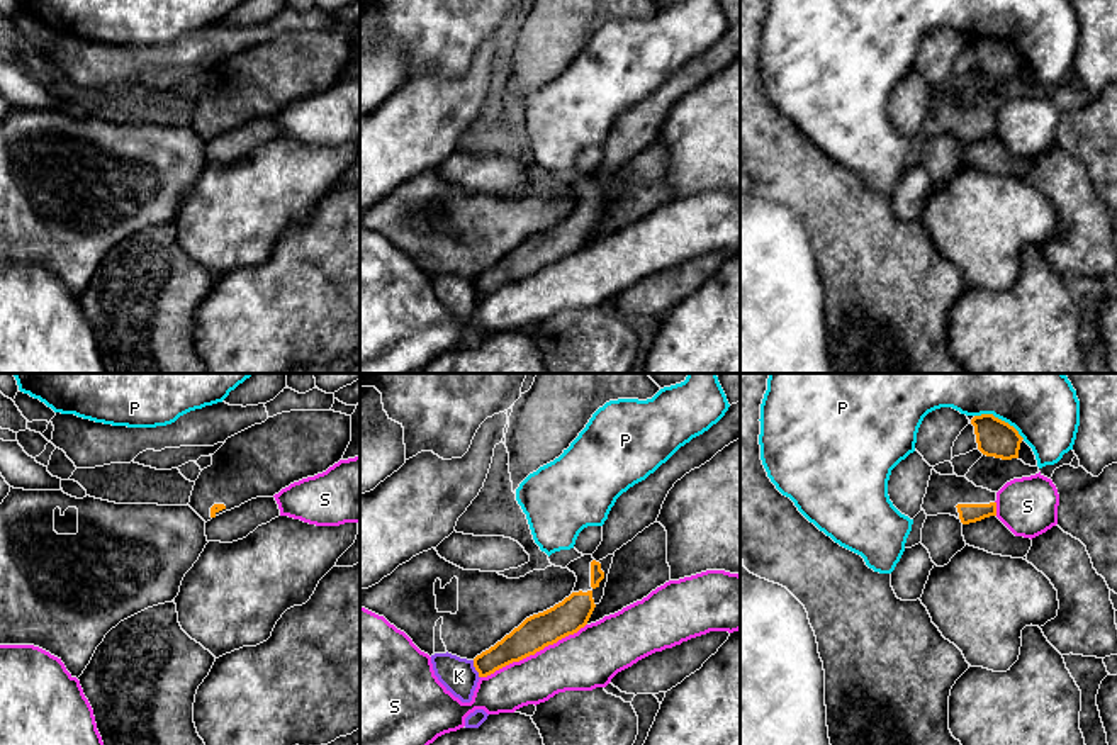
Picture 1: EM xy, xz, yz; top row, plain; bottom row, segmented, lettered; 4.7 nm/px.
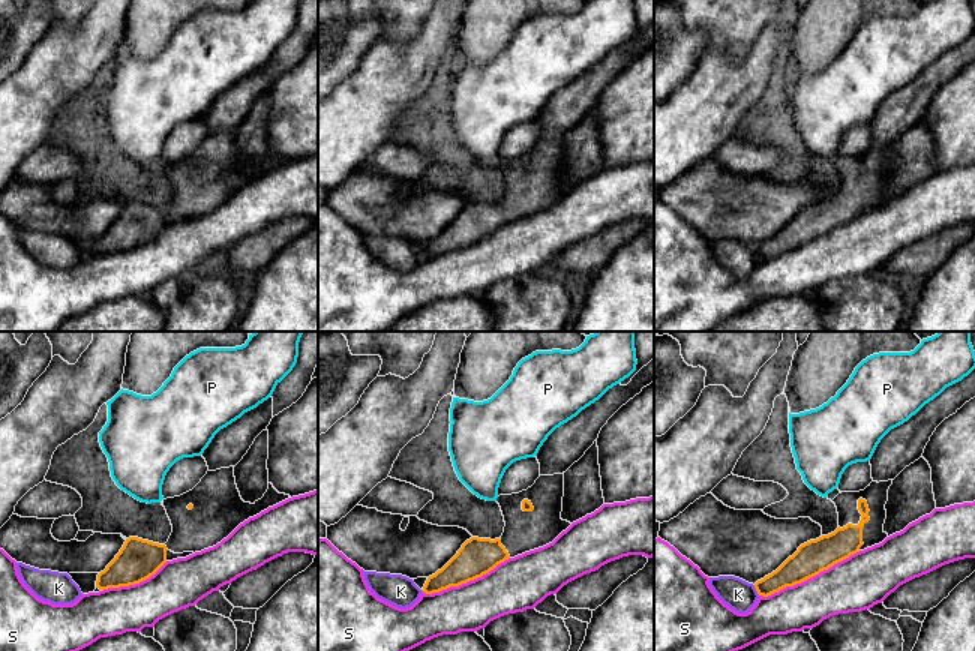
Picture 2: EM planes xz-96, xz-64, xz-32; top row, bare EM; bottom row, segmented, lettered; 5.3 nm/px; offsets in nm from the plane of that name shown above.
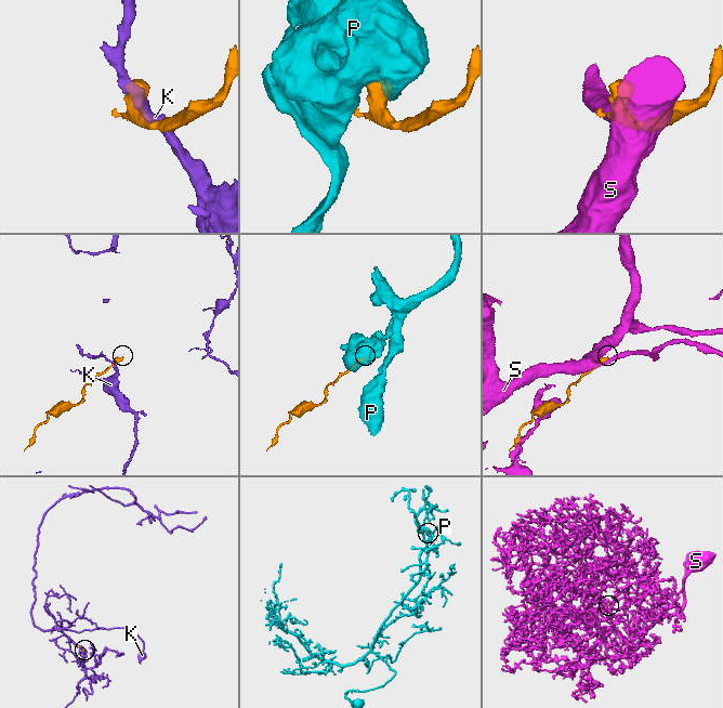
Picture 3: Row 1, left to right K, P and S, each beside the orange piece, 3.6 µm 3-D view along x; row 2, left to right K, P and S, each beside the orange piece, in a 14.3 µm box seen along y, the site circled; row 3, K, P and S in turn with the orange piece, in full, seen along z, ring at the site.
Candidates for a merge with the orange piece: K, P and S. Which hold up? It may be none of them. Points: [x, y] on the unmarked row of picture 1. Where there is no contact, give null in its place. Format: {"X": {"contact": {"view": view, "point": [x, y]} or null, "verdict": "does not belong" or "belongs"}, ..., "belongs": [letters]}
{"K": {"contact": {"view": "xz", "point": [476, 289]}, "verdict": "does not belong"}, "P": {"contact": {"view": "yz", "point": [1000, 39]}, "verdict": "does not belong"}, "S": {"contact": {"view": "xz", "point": [533, 274]}, "verdict": "does not belong"}, "belongs": []}

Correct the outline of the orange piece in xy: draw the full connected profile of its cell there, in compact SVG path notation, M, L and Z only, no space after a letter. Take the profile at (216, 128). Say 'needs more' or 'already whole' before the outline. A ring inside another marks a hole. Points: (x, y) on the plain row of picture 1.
needs more | M290 31L231 58L195 100L188 126L207 143L256 117L326 92L351 61L351 36Z

